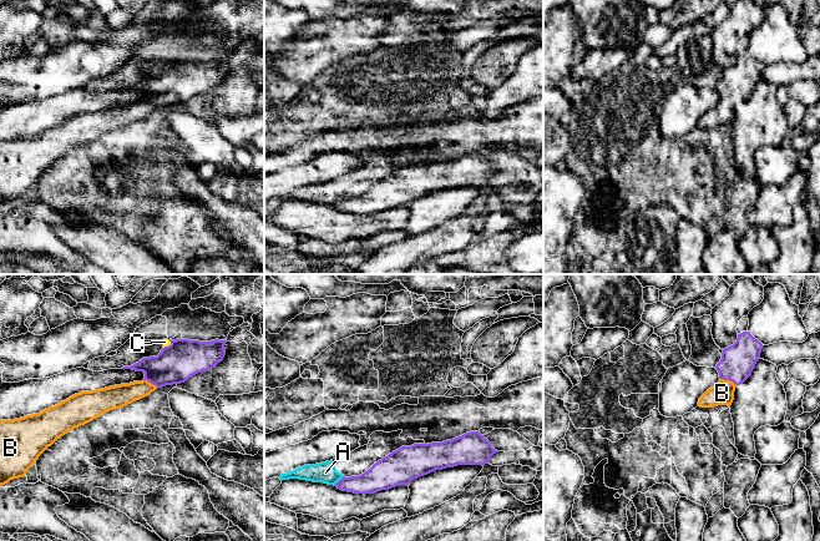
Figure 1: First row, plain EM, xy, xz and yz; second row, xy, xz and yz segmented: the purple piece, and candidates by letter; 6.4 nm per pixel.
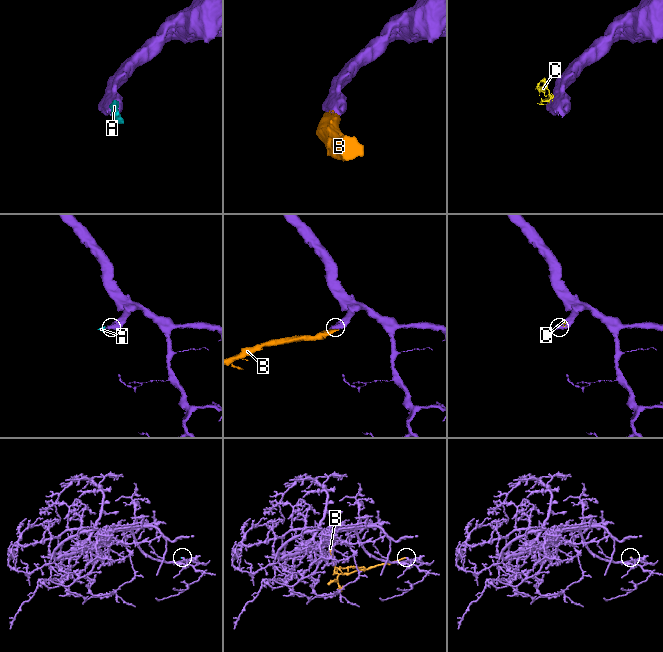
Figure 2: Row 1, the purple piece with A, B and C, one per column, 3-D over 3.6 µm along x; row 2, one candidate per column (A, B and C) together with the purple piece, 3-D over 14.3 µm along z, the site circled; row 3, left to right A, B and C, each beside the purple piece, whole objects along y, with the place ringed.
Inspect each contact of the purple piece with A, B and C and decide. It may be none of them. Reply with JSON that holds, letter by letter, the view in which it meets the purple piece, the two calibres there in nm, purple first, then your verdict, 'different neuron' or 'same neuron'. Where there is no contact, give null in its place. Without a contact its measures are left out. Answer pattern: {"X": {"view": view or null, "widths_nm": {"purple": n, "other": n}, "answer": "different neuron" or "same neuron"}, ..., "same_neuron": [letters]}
{"A": {"view": "xz", "widths_nm": {"purple": 170, "other": 130}, "answer": "different neuron"}, "B": {"view": "yz", "widths_nm": {"purple": 220, "other": 150}, "answer": "same neuron"}, "C": {"view": "xy", "widths_nm": {"purple": 260, "other": 50}, "answer": "different neuron"}, "same_neuron": ["B"]}

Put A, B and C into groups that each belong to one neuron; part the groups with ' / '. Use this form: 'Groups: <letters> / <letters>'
Groups: A C / B

